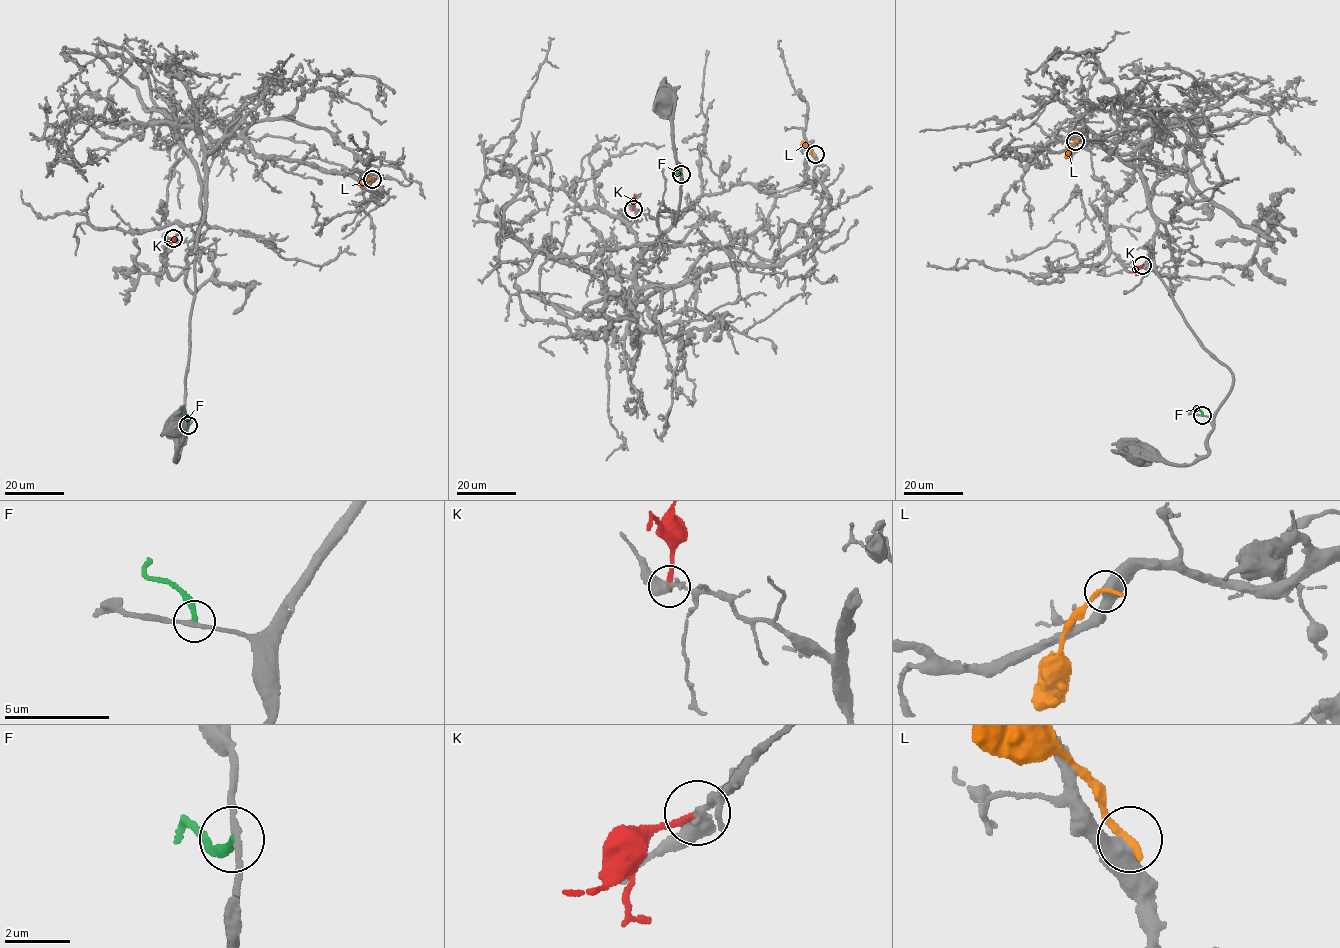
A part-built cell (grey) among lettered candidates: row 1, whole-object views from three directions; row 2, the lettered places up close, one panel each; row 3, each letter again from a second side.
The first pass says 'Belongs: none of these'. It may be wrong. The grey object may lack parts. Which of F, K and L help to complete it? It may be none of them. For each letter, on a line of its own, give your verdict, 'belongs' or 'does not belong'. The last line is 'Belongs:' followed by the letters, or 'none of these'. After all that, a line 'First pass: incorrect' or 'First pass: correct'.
F: does not belong
K: does not belong
L: does not belong
Belongs: none of these
First pass: correct

